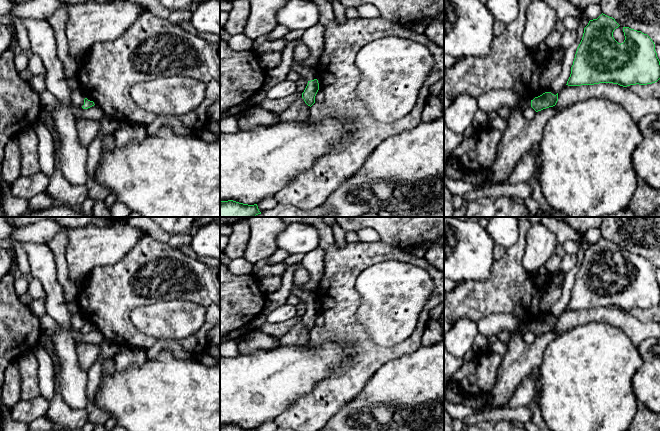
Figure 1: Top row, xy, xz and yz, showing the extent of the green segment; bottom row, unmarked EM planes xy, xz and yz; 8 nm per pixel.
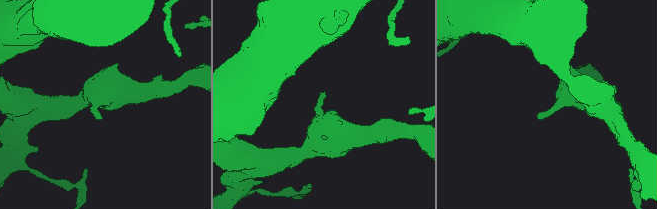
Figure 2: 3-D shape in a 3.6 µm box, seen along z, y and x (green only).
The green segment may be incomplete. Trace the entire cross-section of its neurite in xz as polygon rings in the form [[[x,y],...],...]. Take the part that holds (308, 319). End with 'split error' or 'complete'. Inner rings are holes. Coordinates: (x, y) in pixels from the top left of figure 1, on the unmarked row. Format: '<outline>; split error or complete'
[[[293,284],[291,294],[300,298],[302,302],[308,304],[308,308],[302,317],[302,322],[308,330],[312,330],[315,327],[315,320],[319,314],[319,307],[316,303],[315,294],[305,290],[303,285]]]; split error

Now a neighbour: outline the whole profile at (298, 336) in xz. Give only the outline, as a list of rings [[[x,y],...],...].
[[[301,302],[296,306],[296,315],[301,319],[296,323],[283,337],[279,339],[279,345],[284,347],[302,347],[308,344],[310,338],[310,330],[308,330],[302,322],[308,304]]]

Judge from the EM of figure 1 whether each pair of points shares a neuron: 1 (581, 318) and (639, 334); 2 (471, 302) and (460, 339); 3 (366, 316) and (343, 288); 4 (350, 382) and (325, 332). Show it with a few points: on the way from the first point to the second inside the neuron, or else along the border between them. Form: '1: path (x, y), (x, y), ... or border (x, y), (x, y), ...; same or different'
1: path (595, 316), (613, 316), (625, 322); same
2: border (476, 321), (461, 317), (454, 324); different
3: border (355, 283), (359, 297), (356, 320), (364, 329); different
4: path (361, 364), (361, 346), (347, 332), (343, 332); same

